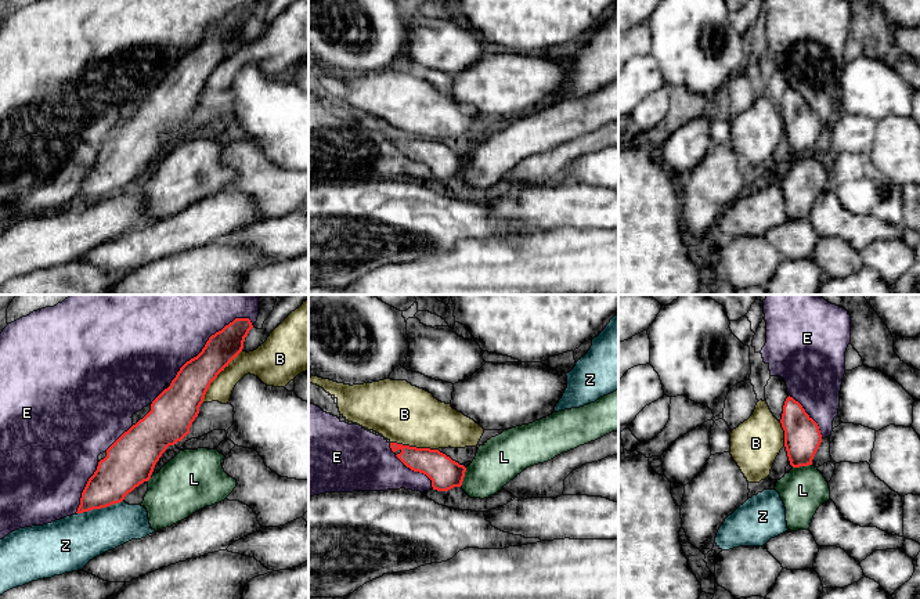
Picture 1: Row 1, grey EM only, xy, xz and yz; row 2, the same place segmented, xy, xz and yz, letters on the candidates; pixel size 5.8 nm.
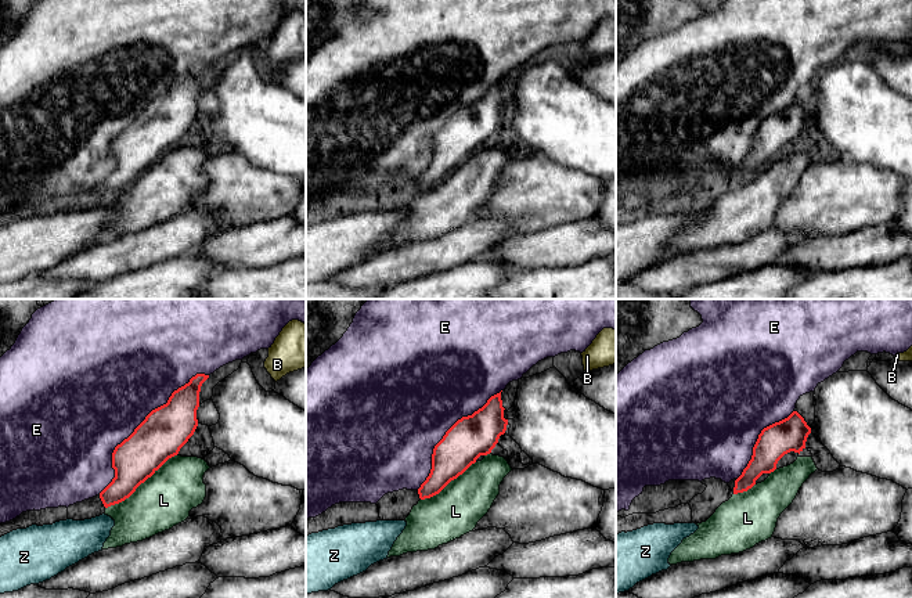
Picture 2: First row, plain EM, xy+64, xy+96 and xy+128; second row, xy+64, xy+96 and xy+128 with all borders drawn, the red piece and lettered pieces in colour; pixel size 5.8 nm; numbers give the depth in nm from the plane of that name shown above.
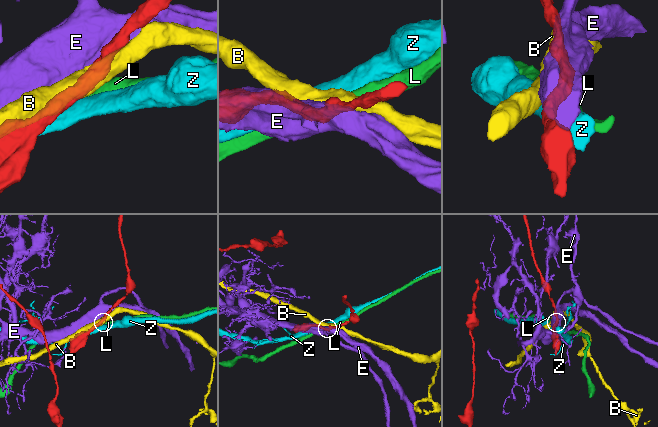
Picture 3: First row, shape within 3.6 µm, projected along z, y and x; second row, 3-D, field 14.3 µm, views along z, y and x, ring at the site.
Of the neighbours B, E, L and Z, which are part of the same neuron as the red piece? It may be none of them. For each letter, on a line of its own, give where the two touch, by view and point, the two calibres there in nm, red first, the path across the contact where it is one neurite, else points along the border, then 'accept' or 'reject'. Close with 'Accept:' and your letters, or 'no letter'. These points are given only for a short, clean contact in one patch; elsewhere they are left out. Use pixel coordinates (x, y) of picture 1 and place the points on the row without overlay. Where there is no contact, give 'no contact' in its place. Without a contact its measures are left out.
B: contact xy (216, 67); calibres 220 and 150 nm; reject
E: contact xy (206, 32); calibres 200 and 360 nm; reject
L: contact xz (464, 166); calibres 180 and 260 nm; reject
Z: contact xy (100, 198); calibres 240 and 300 nm; reject
Accept: no letter

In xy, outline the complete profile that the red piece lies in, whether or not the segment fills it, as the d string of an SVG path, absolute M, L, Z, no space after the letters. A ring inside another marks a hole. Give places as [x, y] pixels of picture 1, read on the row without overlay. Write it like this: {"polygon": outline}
{"polygon": "M235 8L180 58L170 76L152 91L151 101L107 140L76 203L119 194L151 169L166 138L190 123L210 73L238 47L252 18L249 8Z"}

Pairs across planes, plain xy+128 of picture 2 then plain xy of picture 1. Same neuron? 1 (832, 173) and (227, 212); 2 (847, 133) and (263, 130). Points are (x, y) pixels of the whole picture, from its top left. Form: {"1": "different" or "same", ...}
{"1": "different", "2": "same"}

